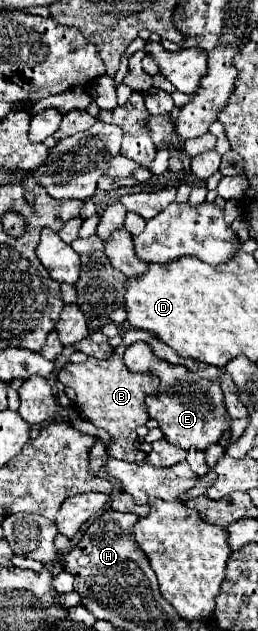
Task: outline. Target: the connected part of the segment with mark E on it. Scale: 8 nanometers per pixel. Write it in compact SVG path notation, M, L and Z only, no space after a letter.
M134 342L124 352L124 364L130 372L156 374L160 378L160 398L148 398L148 414L160 424L166 440L184 450L206 450L216 444L226 430L230 430L230 418L224 408L224 396L218 382L208 382L180 364L160 360L146 342Z

